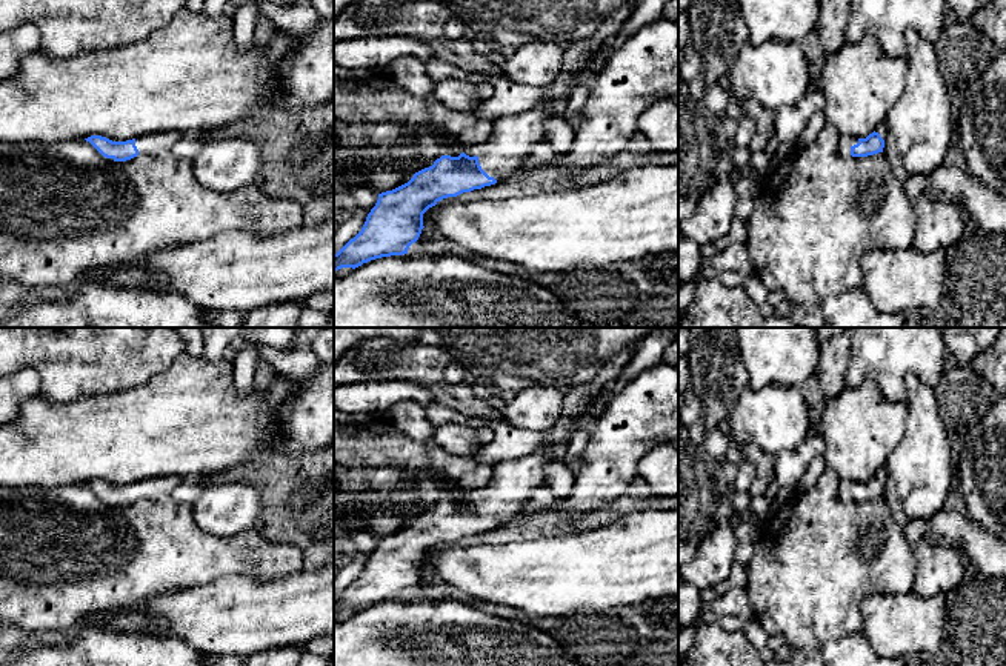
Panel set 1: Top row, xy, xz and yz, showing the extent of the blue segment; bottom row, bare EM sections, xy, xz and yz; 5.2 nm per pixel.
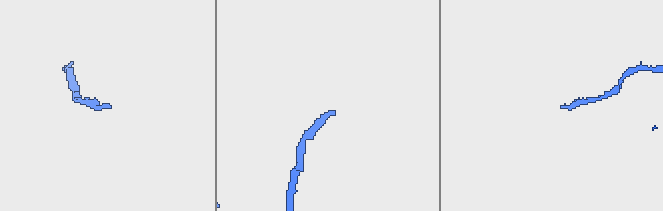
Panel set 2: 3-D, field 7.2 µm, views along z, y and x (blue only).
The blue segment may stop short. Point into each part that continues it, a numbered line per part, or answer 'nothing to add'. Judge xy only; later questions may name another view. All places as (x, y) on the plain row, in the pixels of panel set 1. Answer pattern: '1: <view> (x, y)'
1: xy (156, 488)

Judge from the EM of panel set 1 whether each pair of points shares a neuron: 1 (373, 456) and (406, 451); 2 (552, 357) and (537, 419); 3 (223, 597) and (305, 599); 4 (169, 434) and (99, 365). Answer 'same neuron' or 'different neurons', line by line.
1: same neuron
2: different neurons
3: same neuron
4: different neurons

